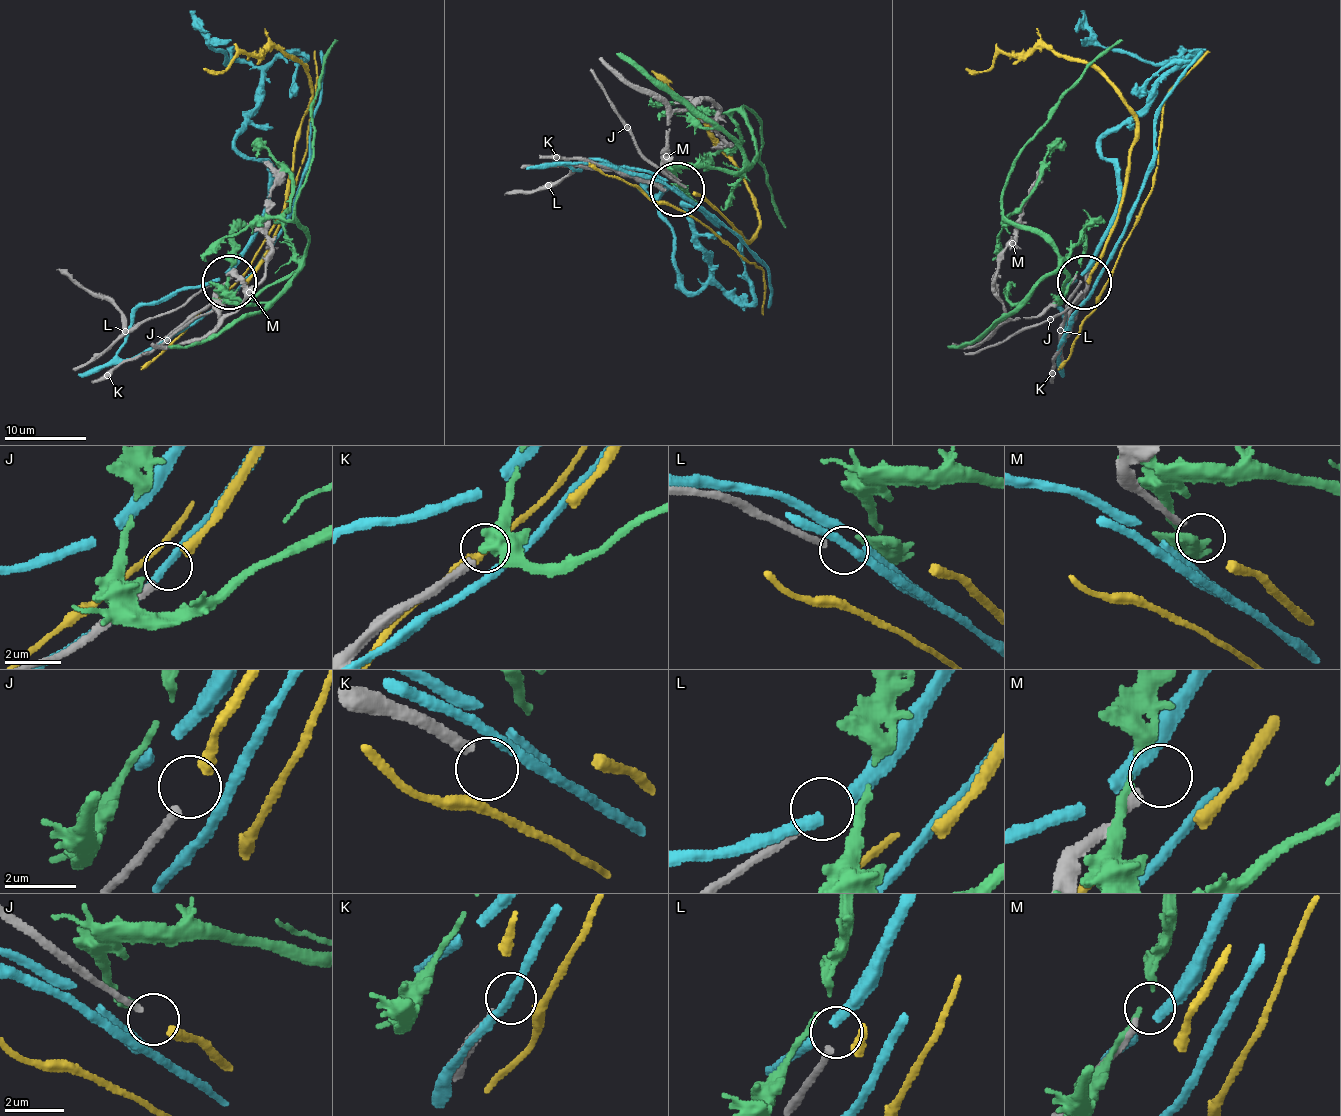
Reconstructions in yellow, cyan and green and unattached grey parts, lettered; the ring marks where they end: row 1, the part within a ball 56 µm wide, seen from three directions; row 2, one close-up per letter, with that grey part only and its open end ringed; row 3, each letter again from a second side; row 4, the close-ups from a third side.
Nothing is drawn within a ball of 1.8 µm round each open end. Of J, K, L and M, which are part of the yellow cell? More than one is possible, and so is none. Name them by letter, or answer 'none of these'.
J

